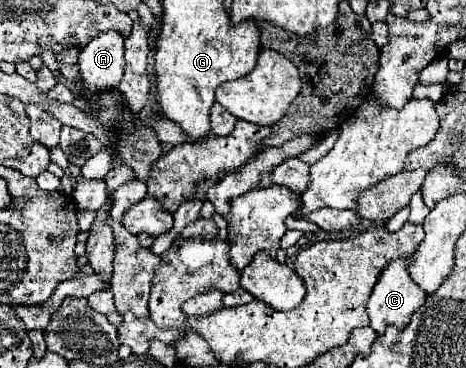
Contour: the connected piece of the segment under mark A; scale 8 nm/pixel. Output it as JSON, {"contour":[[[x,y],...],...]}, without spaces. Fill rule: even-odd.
{"contour":[[[118,32],[94,36],[82,48],[78,66],[86,88],[94,92],[116,88],[124,74],[124,36]]]}

